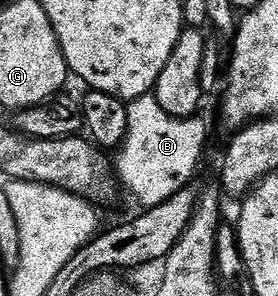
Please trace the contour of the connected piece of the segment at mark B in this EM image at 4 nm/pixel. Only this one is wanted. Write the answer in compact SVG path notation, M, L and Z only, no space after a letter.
M153 94L130 101L127 110L127 136L117 152L117 180L131 191L140 209L156 208L192 183L207 144L207 124L200 118L179 120L165 114Z

